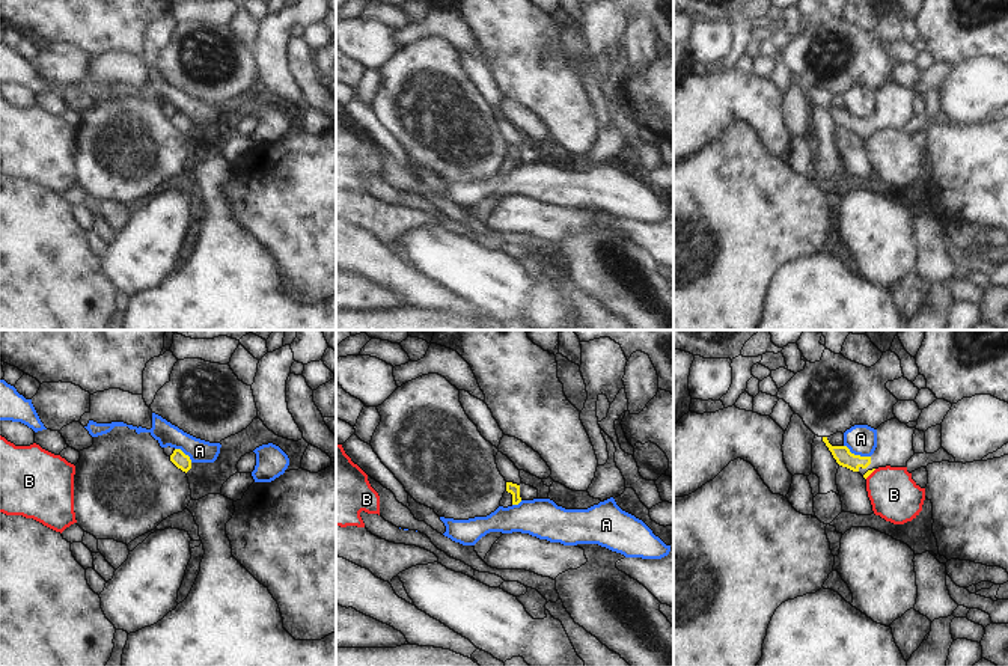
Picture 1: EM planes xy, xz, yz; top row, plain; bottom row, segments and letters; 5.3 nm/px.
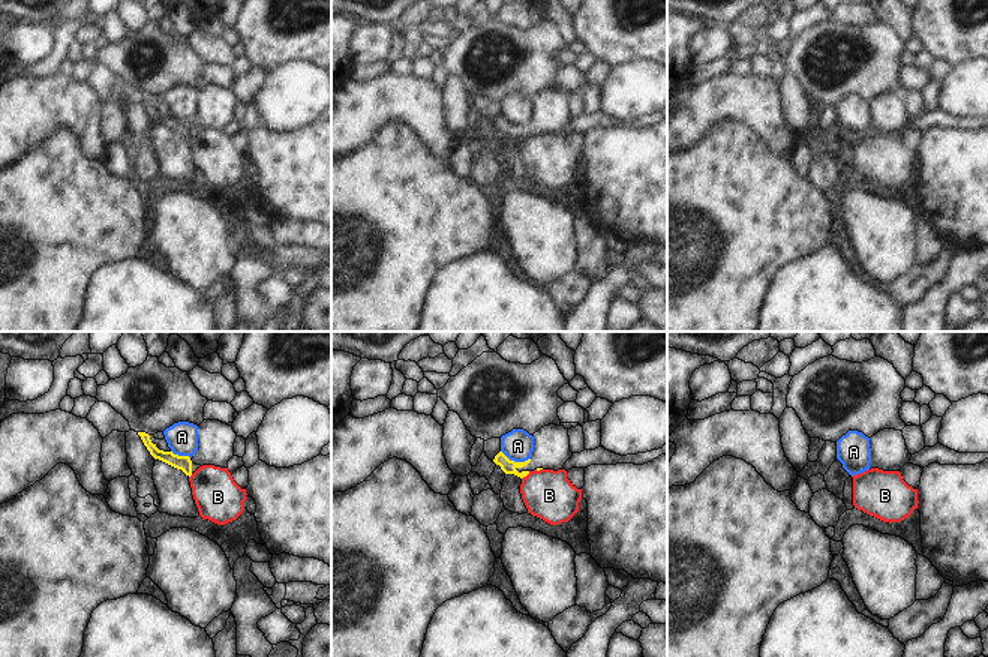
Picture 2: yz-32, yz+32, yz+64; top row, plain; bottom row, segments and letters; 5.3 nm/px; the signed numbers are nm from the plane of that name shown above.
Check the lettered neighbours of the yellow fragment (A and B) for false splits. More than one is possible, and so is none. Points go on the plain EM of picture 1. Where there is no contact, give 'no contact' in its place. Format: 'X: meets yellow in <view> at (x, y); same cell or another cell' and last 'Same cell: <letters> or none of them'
A: meets yellow in yz at (858, 118); another cell
B: meets yellow in yz at (870, 136); another cell
Same cell: none of them

